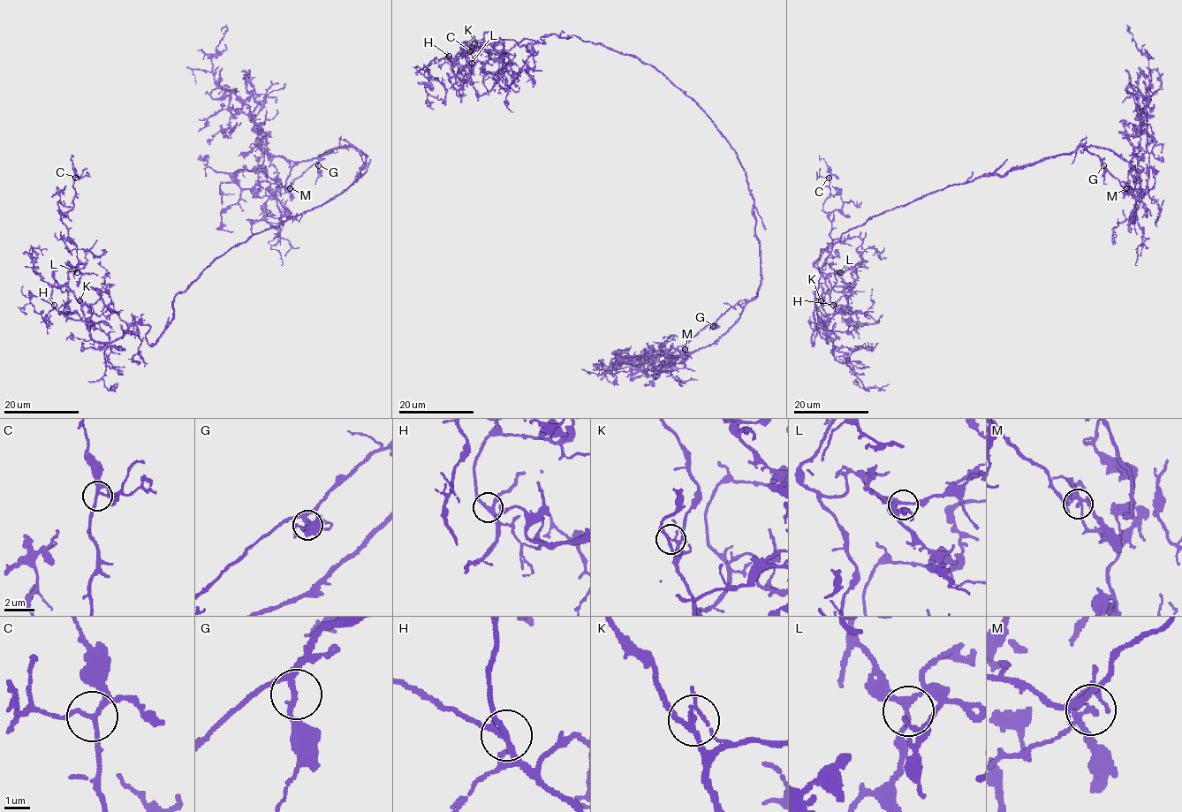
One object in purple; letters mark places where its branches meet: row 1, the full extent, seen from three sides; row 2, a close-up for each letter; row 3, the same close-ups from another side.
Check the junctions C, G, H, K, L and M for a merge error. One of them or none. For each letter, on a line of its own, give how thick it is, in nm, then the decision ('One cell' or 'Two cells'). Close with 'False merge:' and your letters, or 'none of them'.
C: Thickness 160 nm. One cell
G: Thickness 150 nm. One cell
H: Thickness 190 nm. One cell
K: Thickness 140 nm. One cell
L: Thickness 170 nm. One cell
M: Thickness 140 nm. One cell
False merge: none of them

